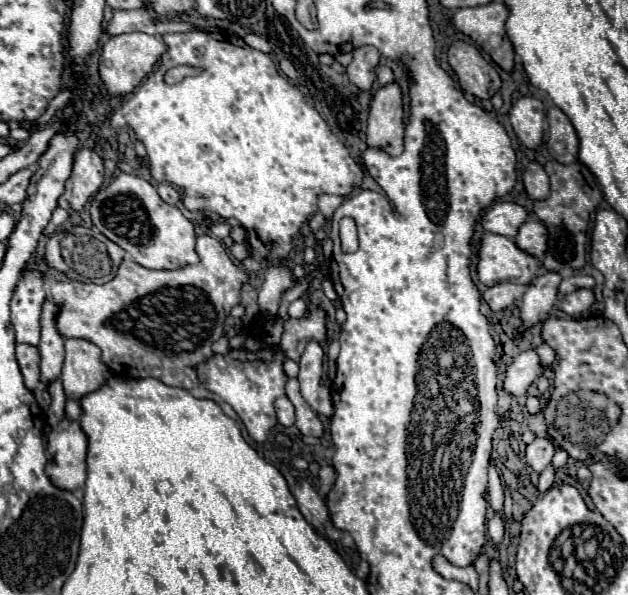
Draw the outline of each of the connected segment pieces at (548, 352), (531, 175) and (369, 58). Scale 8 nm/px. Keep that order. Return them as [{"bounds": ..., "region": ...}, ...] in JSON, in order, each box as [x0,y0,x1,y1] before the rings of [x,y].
[{"bounds":[536,344,554,368],"region":[[[540,344],[540,346],[536,348],[536,352],[538,352],[538,356],[540,356],[542,368],[550,368],[552,362],[554,362],[554,350],[552,350],[550,346],[546,346],[546,344]]]},{"bounds":[524,160,550,200],"region":[[[534,160],[530,162],[530,166],[524,170],[524,186],[526,186],[526,192],[540,200],[540,198],[546,198],[548,196],[548,190],[550,190],[550,180],[548,180],[548,174],[546,170]]]},{"bounds":[346,46,380,90],"region":[[[360,46],[352,50],[352,62],[346,68],[348,80],[358,88],[358,90],[368,90],[374,84],[376,72],[374,68],[380,62],[380,52],[374,46]]]}]

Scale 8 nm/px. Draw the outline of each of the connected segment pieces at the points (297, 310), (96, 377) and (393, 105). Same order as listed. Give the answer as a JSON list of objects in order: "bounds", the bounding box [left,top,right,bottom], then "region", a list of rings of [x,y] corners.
[{"bounds":[288,298,307,318],"region":[[[299,298],[297,301],[290,303],[288,307],[288,314],[291,318],[301,318],[307,313],[306,302],[303,301],[304,298]]]},{"bounds":[62,338,110,398],"region":[[[82,338],[66,340],[66,360],[62,366],[62,384],[68,398],[82,398],[84,394],[100,388],[110,376],[102,362],[102,350]]]},{"bounds":[366,84,404,156],"region":[[[398,84],[378,88],[370,106],[366,144],[368,148],[380,148],[388,156],[400,156],[404,150],[404,110],[402,92]]]}]

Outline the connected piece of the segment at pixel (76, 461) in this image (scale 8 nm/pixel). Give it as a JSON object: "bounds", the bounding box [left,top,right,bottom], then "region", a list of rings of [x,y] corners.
{"bounds":[46,422,86,492],"region":[[[68,422],[66,426],[52,428],[52,432],[46,436],[46,450],[48,450],[48,462],[46,462],[46,476],[52,480],[52,484],[60,490],[74,492],[76,488],[84,486],[86,480],[86,434],[78,426],[78,422]]]}

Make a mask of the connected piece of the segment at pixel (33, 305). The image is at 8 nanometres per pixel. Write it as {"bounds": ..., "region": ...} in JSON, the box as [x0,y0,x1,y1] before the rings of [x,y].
{"bounds":[10,270,46,346],"region":[[[26,270],[16,284],[14,298],[10,302],[12,326],[16,332],[16,342],[38,346],[40,340],[40,312],[46,300],[44,272]]]}

